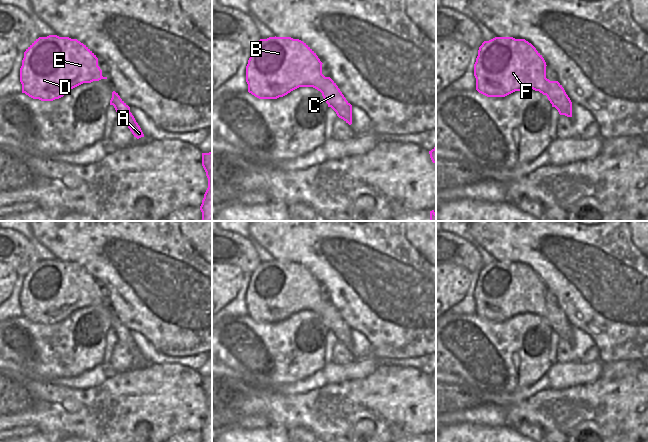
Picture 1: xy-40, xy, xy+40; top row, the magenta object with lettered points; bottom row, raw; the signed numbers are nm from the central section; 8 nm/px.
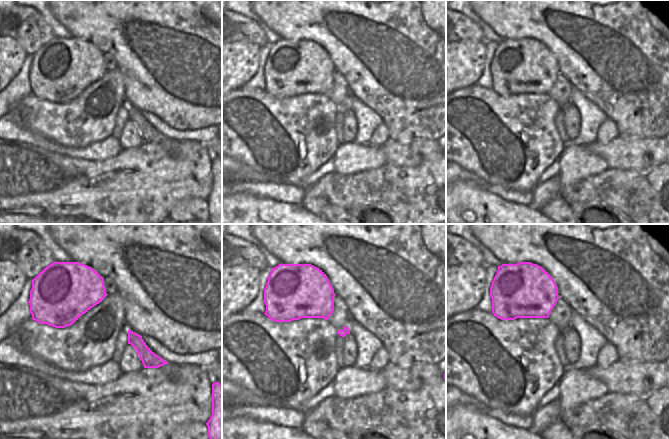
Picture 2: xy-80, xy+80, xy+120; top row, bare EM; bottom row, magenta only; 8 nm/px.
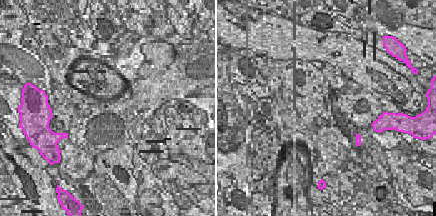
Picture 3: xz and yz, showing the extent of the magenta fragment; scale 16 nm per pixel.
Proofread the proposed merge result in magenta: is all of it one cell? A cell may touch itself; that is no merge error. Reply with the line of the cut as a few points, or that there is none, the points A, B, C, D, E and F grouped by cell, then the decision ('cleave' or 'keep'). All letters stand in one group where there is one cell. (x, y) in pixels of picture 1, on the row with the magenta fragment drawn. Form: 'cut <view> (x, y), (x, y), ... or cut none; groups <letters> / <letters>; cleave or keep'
cut xy (326, 77), (326, 85), (321, 92); groups A C / B D E F; cleave

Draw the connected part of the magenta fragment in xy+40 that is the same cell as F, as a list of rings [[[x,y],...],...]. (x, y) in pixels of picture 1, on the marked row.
[[[495,37],[479,47],[474,64],[476,90],[487,97],[505,97],[515,91],[533,89],[546,95],[550,80],[546,78],[546,62],[536,48],[525,39]]]

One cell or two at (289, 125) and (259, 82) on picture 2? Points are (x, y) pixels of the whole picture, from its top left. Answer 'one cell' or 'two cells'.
two cells

